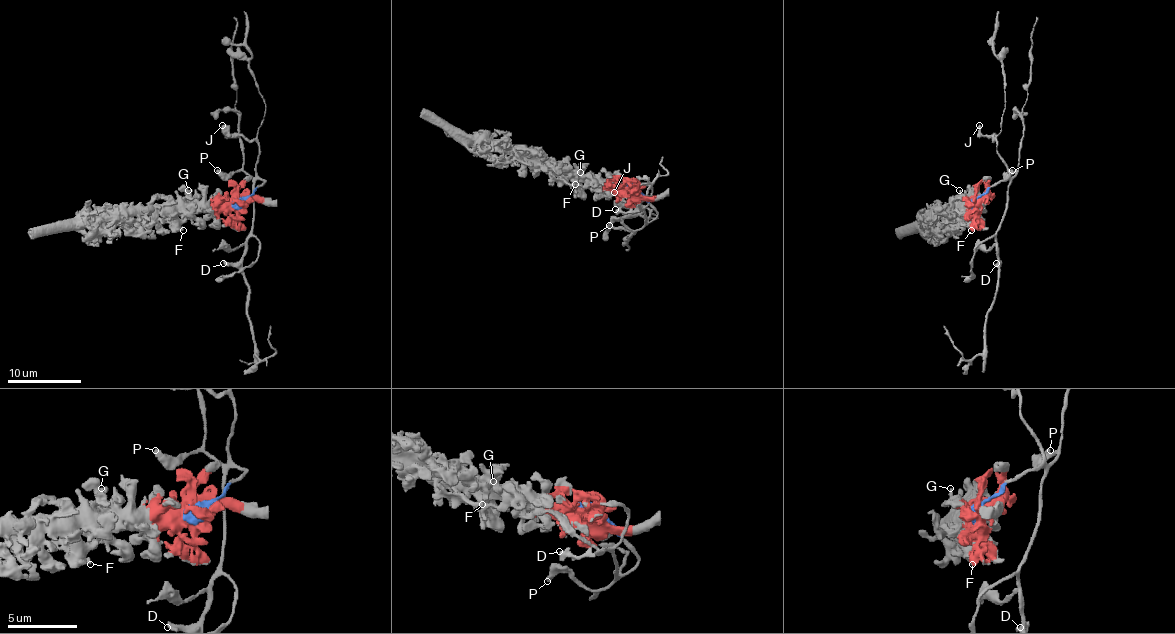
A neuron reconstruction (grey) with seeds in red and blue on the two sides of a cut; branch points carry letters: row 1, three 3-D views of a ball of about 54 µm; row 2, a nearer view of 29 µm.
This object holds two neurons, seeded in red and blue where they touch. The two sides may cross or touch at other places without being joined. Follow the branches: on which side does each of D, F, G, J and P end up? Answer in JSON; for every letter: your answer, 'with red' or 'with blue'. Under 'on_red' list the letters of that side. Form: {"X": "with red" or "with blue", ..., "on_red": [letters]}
{"D": "with blue", "F": "with red", "G": "with red", "J": "with blue", "P": "with blue", "on_red": ["F", "G"]}

